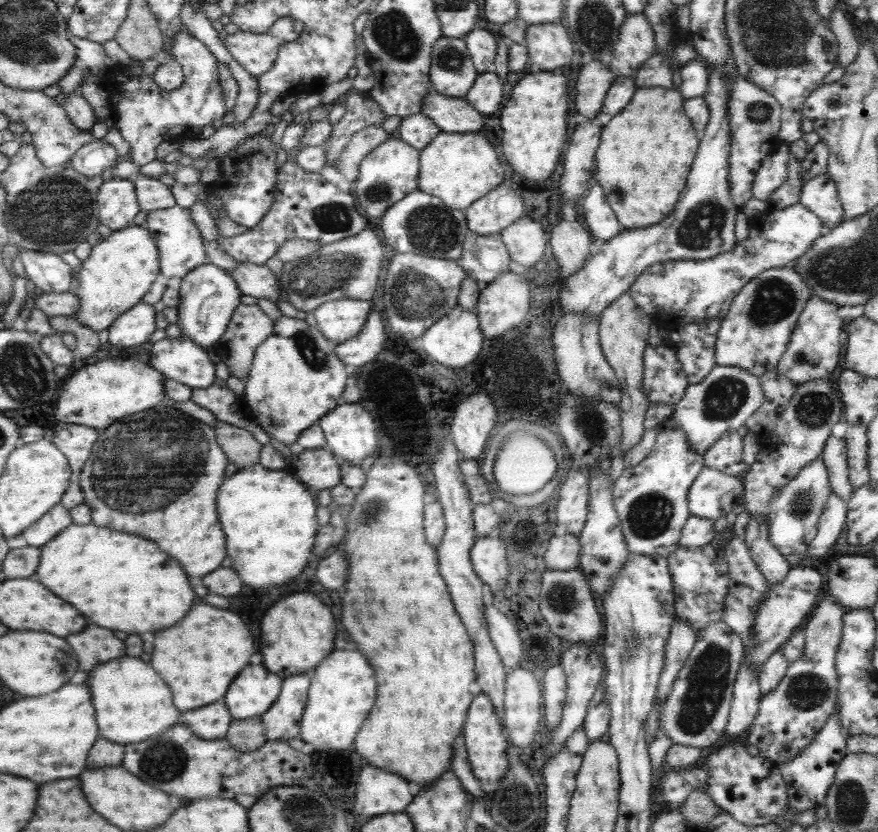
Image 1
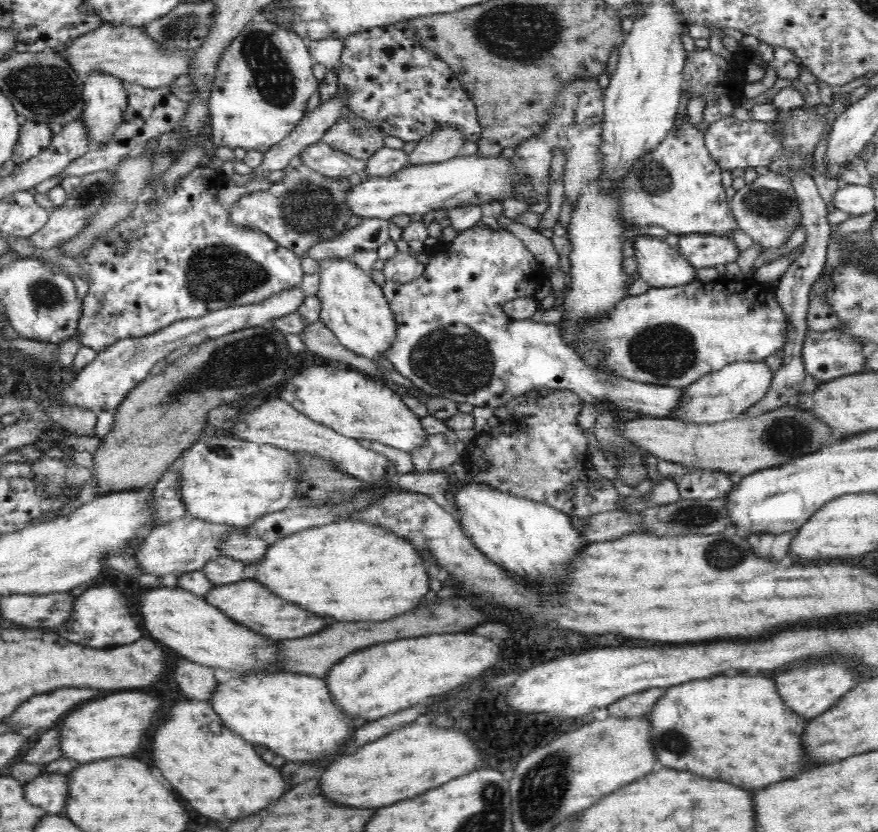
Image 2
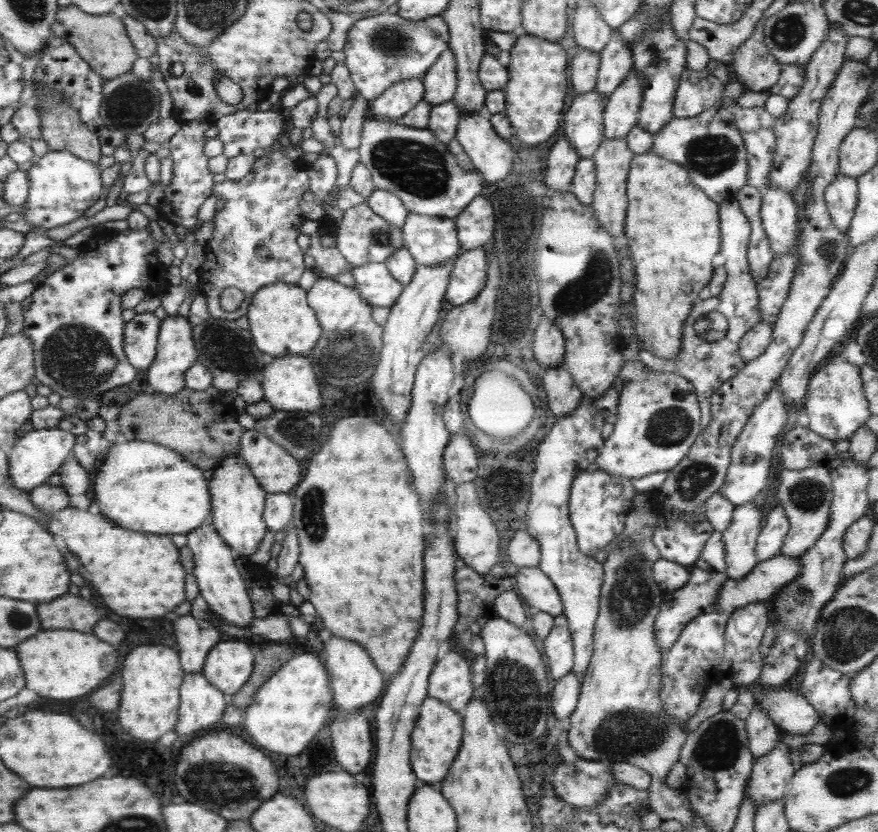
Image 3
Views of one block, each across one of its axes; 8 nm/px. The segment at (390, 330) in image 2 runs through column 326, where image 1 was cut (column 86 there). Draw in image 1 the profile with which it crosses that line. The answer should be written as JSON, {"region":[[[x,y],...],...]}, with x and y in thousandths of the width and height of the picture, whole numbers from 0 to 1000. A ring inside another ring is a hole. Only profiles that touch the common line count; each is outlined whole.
{"region":[[[150,269],[138,274],[104,296],[101,308],[88,322],[90,344],[81,351],[89,361],[84,383],[104,395],[106,403],[122,395],[146,370],[157,364],[170,349],[181,326],[179,297],[166,274]]]}

